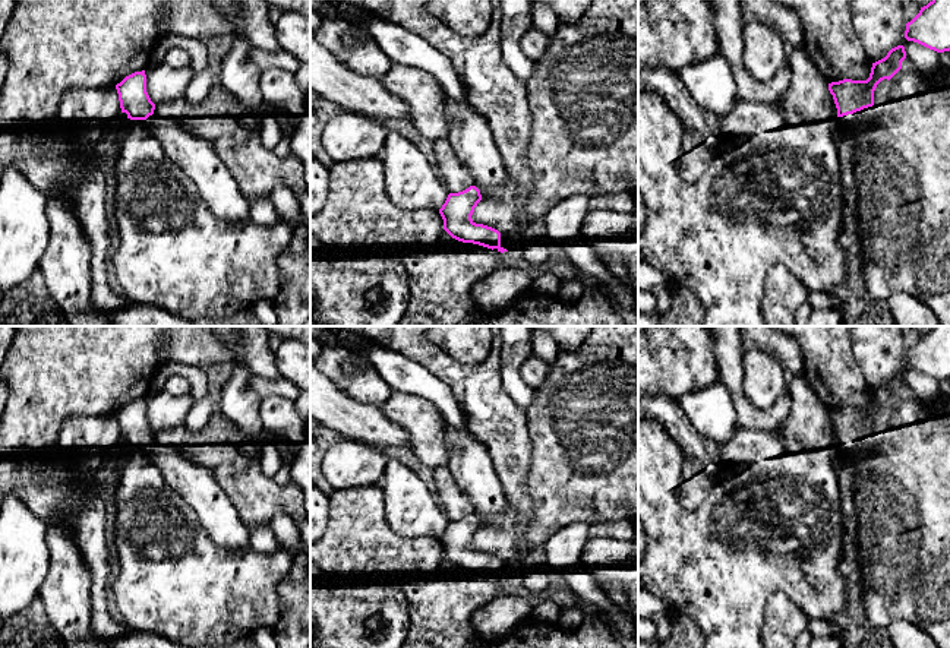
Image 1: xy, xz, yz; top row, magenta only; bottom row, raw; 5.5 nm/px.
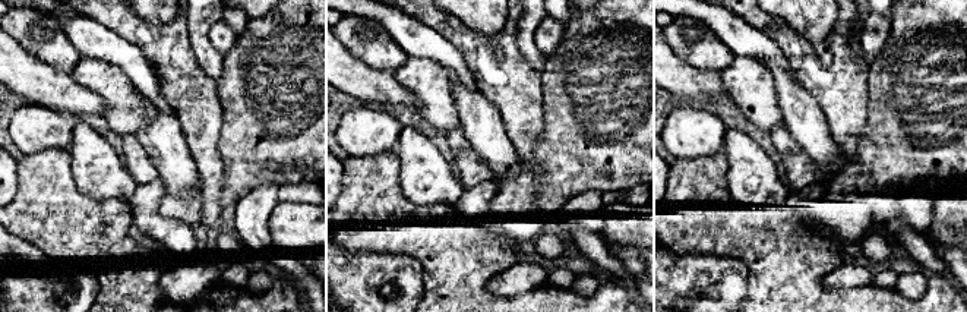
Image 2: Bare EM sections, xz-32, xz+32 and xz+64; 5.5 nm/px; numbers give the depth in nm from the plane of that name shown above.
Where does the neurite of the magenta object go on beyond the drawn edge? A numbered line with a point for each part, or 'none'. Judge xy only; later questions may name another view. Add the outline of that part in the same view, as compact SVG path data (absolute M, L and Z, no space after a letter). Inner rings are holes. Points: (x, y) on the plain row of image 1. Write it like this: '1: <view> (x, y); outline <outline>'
1: xy (195, 483); outline M152 442L145 451L158 465L165 481L196 512L206 534L217 546L236 551L250 547L247 527L211 470L193 462L176 446Z

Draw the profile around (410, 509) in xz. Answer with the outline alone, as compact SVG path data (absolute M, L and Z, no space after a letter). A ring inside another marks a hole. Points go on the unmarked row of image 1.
M389 458L379 483L389 528L403 537L436 537L449 519L429 491L424 478Z

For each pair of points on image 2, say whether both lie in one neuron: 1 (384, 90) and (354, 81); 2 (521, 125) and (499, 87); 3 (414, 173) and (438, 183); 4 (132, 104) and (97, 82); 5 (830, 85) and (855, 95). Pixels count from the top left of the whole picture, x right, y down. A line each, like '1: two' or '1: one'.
1: one
2: one
3: one
4: one
5: one

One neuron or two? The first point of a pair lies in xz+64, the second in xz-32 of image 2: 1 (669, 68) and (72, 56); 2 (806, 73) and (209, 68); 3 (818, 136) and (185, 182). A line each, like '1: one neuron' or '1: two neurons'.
1: two neurons
2: two neurons
3: one neuron

